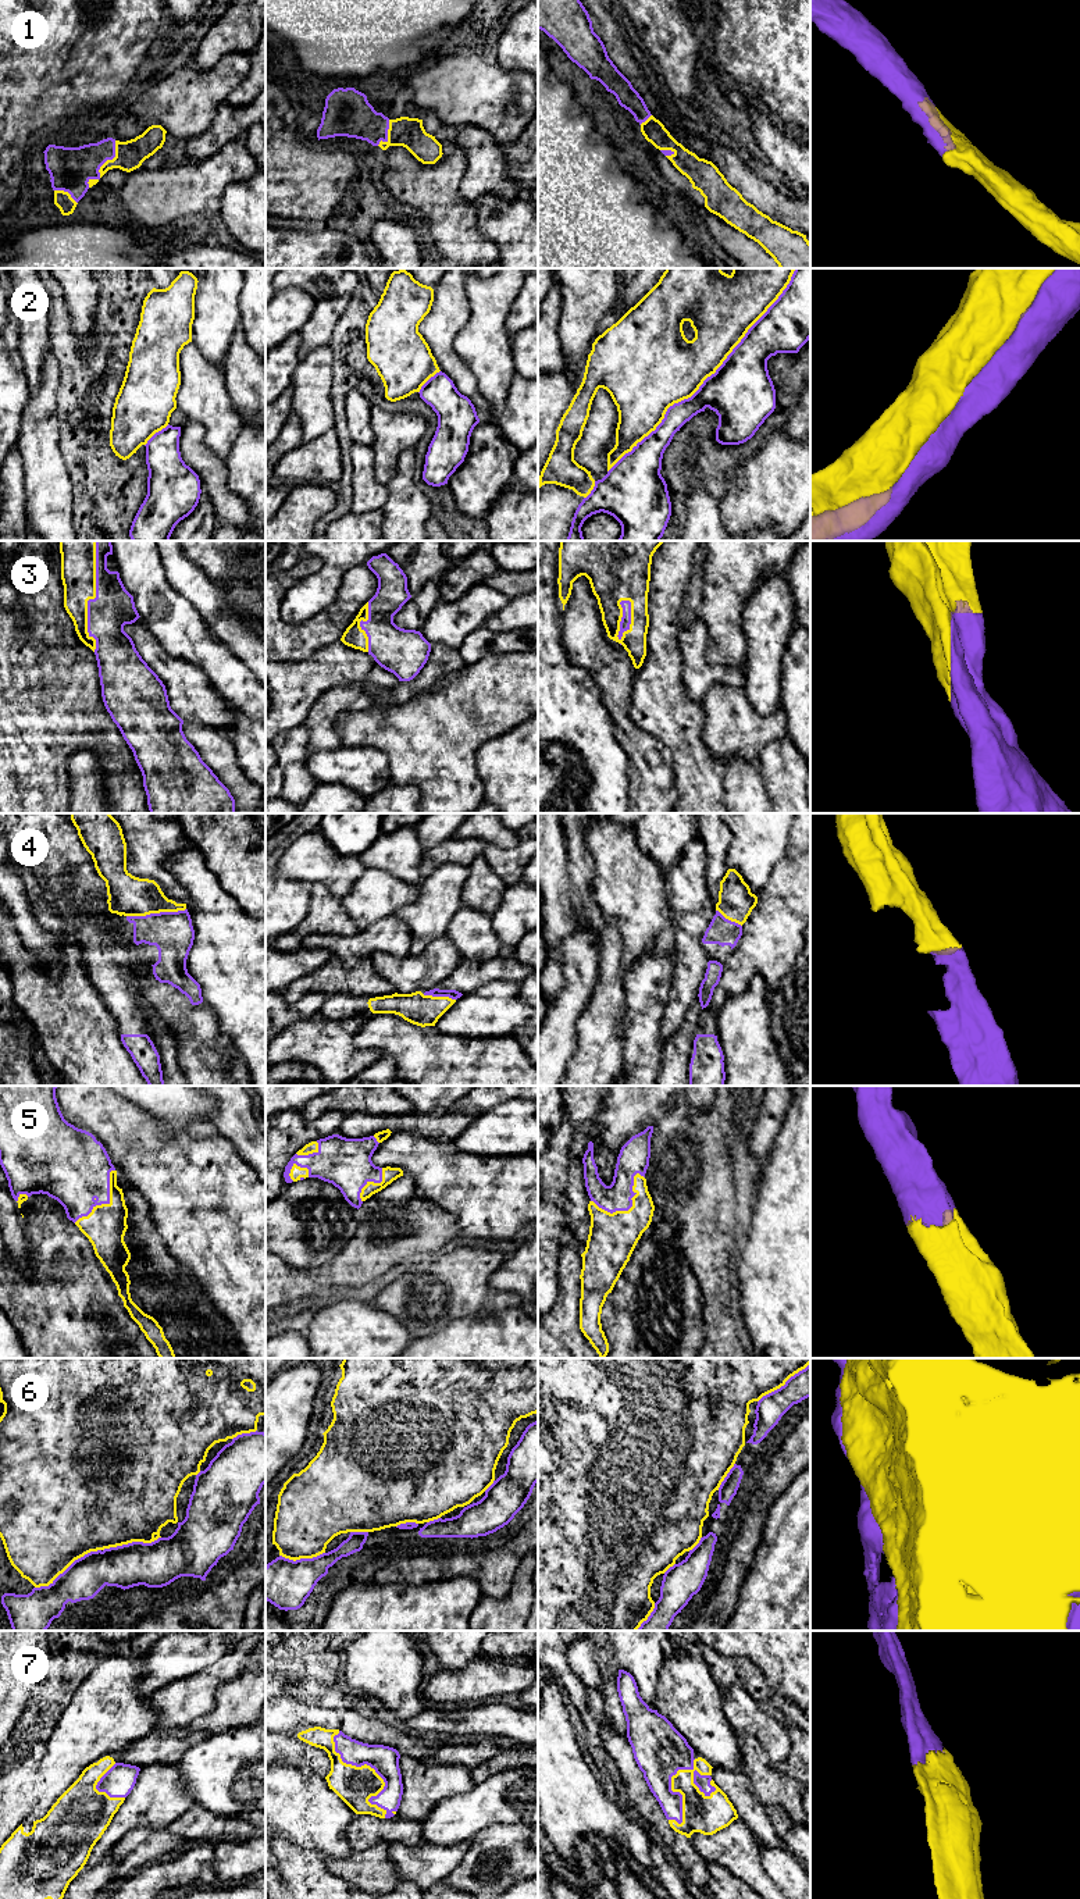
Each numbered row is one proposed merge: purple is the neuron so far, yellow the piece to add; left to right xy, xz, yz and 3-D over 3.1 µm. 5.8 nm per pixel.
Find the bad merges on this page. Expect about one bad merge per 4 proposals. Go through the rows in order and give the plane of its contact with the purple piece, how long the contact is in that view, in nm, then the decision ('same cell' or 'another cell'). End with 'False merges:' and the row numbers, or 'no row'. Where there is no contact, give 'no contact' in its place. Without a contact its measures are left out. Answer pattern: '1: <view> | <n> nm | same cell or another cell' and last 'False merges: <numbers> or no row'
1: xy | 320 nm | same cell
2: yz | 1600 nm | another cell
3: xy | 650 nm | same cell
4: xy | 340 nm | same cell
5: yz | 340 nm | same cell
6: xy | 440 nm | another cell
7: yz | 400 nm | same cell
False merges: 2, 6

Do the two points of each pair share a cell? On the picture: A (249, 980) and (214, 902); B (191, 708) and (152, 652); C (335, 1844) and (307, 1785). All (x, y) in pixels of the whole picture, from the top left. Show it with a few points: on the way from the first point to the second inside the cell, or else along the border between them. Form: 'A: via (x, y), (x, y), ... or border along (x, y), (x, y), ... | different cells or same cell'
A: via (239, 961), (234, 955), (218, 922) | same cell
B: via (189, 694), (163, 666) | same cell
C: via (323, 1830), (307, 1812), (307, 1799) | same cell

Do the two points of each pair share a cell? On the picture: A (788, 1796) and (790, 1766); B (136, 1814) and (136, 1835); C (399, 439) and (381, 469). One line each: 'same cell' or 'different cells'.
A: different cells
B: different cells
C: same cell

